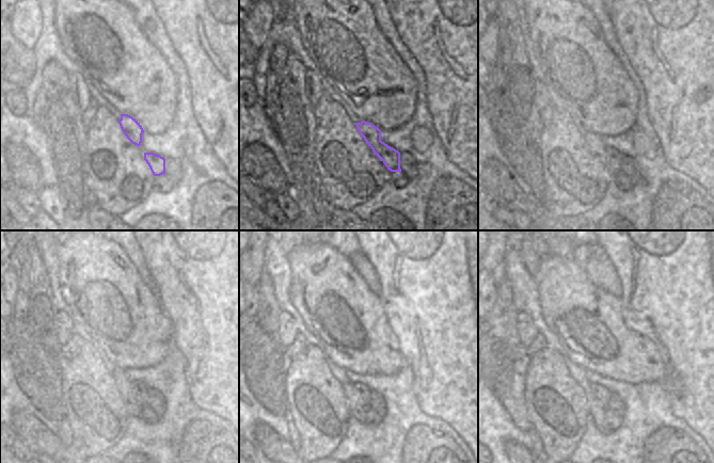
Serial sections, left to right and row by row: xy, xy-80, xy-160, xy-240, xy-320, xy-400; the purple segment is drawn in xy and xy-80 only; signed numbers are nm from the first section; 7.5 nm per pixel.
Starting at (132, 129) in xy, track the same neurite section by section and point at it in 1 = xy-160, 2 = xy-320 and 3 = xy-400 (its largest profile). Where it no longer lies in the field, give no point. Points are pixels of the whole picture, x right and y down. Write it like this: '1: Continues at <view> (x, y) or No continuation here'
1: Continues at xy-160 (628, 154)
2: Continues at xy-320 (364, 390)
3: Continues at xy-400 (602, 394)

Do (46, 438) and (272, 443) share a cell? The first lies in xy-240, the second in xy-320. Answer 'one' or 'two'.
one

